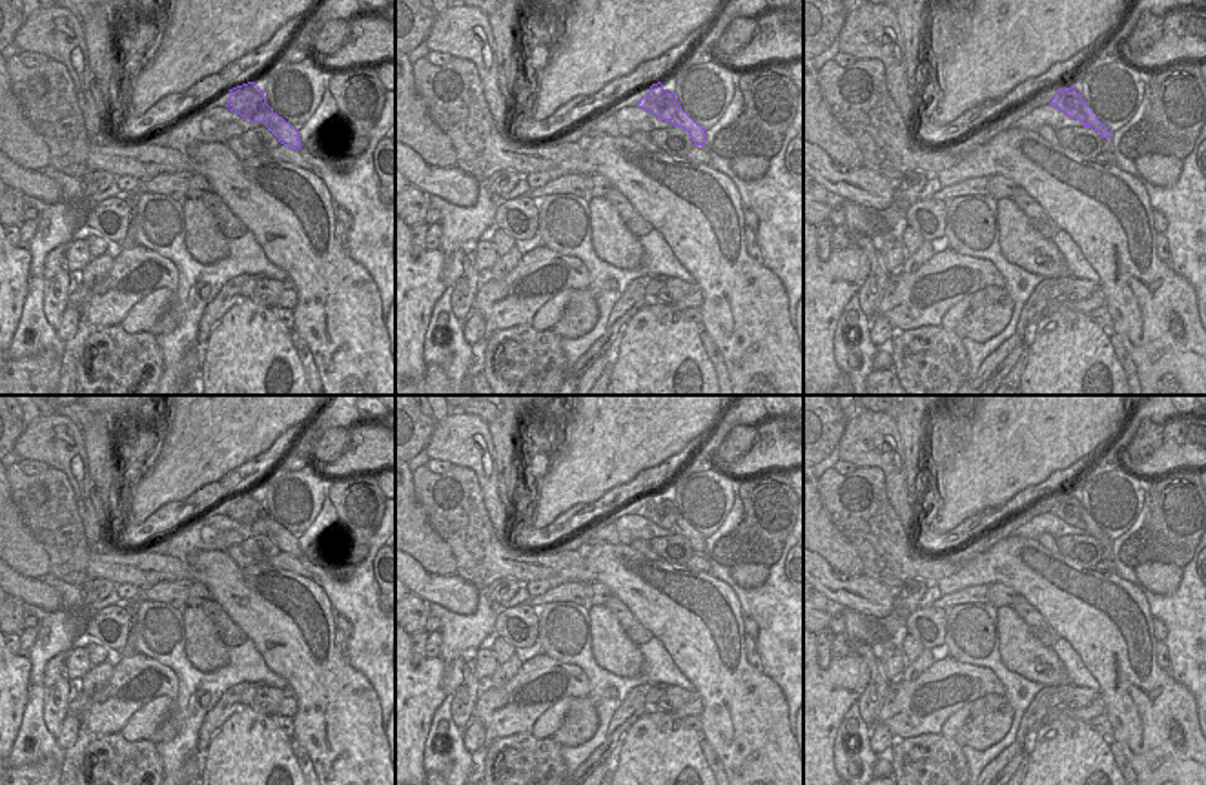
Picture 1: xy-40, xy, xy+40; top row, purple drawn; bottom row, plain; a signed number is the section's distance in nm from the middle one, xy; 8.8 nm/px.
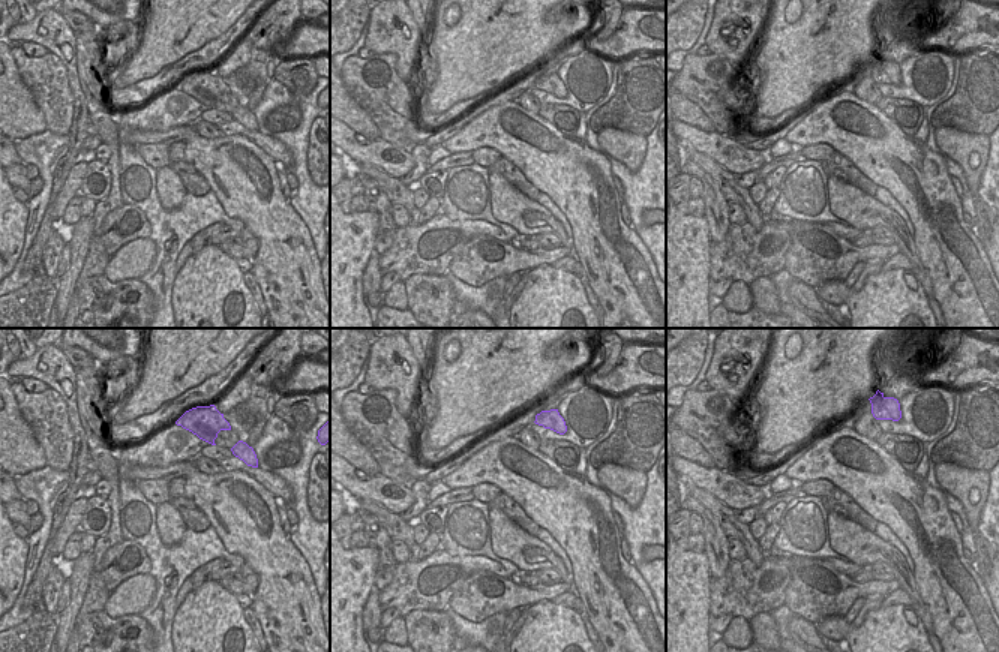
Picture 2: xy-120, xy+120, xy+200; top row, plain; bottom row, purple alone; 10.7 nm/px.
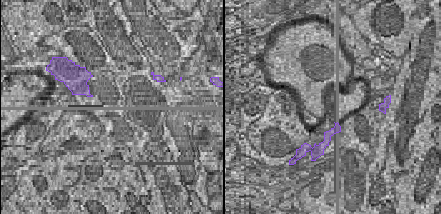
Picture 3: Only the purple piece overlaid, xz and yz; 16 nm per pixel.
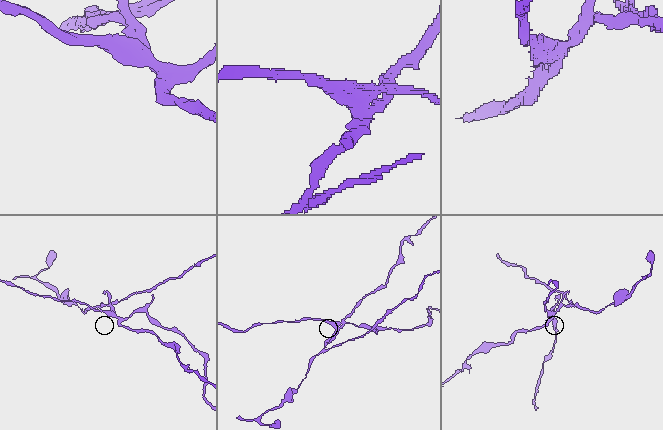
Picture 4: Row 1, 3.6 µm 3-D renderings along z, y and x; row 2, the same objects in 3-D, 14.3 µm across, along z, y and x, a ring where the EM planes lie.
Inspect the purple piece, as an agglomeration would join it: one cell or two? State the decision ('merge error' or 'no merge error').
merge error

